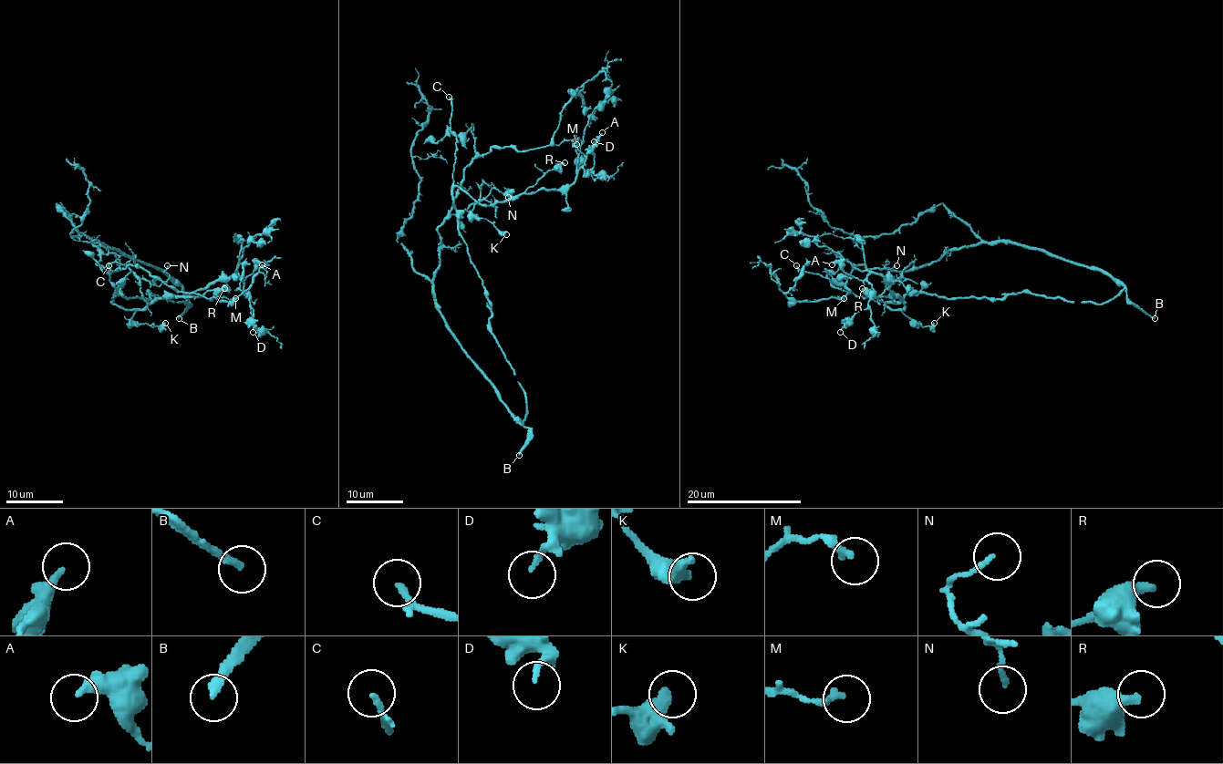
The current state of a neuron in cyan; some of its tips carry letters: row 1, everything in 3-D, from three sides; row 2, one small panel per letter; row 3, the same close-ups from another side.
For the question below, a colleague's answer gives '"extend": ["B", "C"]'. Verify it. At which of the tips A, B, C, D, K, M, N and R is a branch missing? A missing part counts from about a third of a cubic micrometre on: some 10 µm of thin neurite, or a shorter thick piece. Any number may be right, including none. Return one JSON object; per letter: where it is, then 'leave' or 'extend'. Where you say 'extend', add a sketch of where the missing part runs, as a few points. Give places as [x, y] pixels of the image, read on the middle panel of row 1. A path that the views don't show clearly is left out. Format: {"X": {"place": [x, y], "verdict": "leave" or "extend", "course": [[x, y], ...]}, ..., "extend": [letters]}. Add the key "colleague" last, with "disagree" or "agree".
{"A": {"place": [602, 132], "verdict": "leave"}, "B": {"place": [519, 455], "verdict": "extend"}, "C": {"place": [449, 97], "verdict": "extend"}, "D": {"place": [594, 141], "verdict": "leave"}, "K": {"place": [506, 234], "verdict": "leave"}, "M": {"place": [576, 144], "verdict": "leave"}, "N": {"place": [508, 197], "verdict": "leave"}, "R": {"place": [564, 162], "verdict": "leave"}, "extend": ["B", "C"], "colleague": "agree"}

